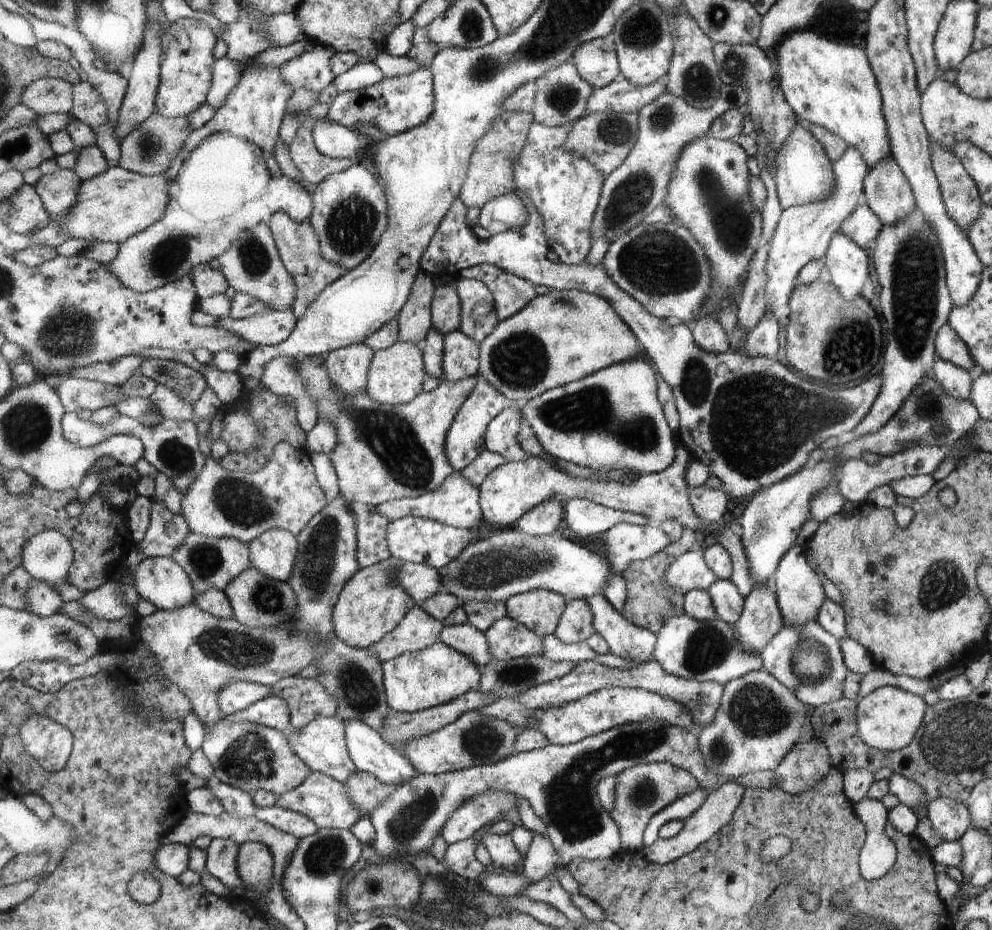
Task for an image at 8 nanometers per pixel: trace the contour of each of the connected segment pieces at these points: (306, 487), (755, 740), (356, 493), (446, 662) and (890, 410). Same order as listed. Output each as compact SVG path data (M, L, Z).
M279 442L277 446L273 446L273 456L269 459L271 464L261 470L260 474L229 472L223 463L219 464L211 456L206 458L203 472L189 488L189 492L183 494L181 498L181 513L192 532L211 538L237 538L248 545L275 528L283 528L298 537L309 526L313 517L319 514L328 503L325 492L319 484L313 460L307 454L309 451L307 447L296 449L288 442Z
M751 671L723 685L720 706L713 714L713 720L695 734L697 748L700 748L704 763L716 770L717 776L739 778L749 772L772 771L793 745L804 738L809 722L803 703L795 698L793 690L779 684L767 671Z
M305 356L305 360L299 362L295 359L295 362L299 368L299 374L305 380L307 394L317 404L317 412L319 412L317 422L321 418L327 418L337 428L339 444L328 455L335 467L342 496L348 502L359 501L379 506L403 497L417 498L437 490L455 472L449 458L445 456L445 442L447 442L449 429L455 422L456 416L460 414L461 406L477 388L479 375L457 382L447 379L442 381L436 389L421 393L411 403L393 406L373 400L373 396L369 396L367 391L359 396L345 396L333 386L333 380L329 376L325 362L317 362L315 358L317 356Z
M443 641L424 651L388 660L383 663L383 668L389 706L393 711L411 714L453 702L467 692L478 691L483 674L471 658L447 646Z
M917 206L913 208L913 212L909 216L905 216L895 226L882 226L877 233L877 238L875 238L875 247L871 252L871 262L873 262L875 276L878 276L875 282L880 286L879 307L886 324L886 345L880 358L881 370L879 370L878 374L879 378L881 378L881 386L877 390L877 396L875 396L869 412L861 419L861 422L858 422L855 428L848 433L836 436L835 446L837 447L881 430L881 426L891 420L891 416L899 410L905 396L921 382L921 378L931 375L931 366L933 366L933 359L936 357L934 338L939 328L946 324L949 311L953 308L946 287L939 242L937 242L935 234L931 232L931 228L925 224L925 220L922 219Z

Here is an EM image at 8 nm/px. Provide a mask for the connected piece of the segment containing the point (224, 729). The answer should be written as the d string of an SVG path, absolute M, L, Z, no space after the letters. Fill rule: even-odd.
M224 716L217 722L217 726L213 726L204 738L202 746L205 756L209 758L213 768L215 768L215 778L219 778L221 782L239 788L243 792L249 792L251 796L255 791L267 790L267 792L274 792L278 797L299 788L307 776L311 774L311 768L308 764L293 752L289 741L287 740L286 733L279 732L274 728L267 728L267 726L259 726L259 724L251 724L251 722L241 722L241 724L231 724L229 720L225 720Z

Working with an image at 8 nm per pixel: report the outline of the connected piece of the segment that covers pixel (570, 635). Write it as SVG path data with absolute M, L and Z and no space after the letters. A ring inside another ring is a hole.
M586 599L568 601L555 636L565 644L579 644L587 642L595 631L593 610Z

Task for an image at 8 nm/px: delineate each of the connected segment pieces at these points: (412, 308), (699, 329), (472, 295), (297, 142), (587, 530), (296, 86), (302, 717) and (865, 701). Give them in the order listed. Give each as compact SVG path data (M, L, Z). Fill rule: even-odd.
M420 270L415 280L412 294L398 316L400 340L422 345L427 339L429 331L434 328L432 324L432 302L436 295L435 278Z
M702 314L699 318L692 320L690 325L692 341L705 354L723 354L730 350L725 332L716 318Z
M458 277L455 287L462 304L460 329L481 344L500 322L493 292L482 280L473 278Z
M317 103L309 109L309 112L303 117L299 134L290 144L292 159L297 168L301 170L303 176L311 184L319 185L328 176L339 172L345 172L347 168L353 166L354 160L344 158L333 158L319 152L315 142L313 142L313 126L319 120L326 118L331 110L332 104Z
M572 498L565 503L564 520L568 526L581 536L595 537L617 524L633 523L647 525L647 518L597 504L584 498Z
M315 44L311 51L285 63L281 68L281 78L295 92L301 88L323 92L335 80L331 58L337 53L331 46Z
M287 677L271 686L273 695L287 700L292 730L301 730L317 717L337 717L339 704L317 679Z
M880 686L858 700L855 709L855 726L857 736L863 744L883 752L893 752L905 748L911 740L927 710L926 704L920 696L911 692L895 688L894 686Z

